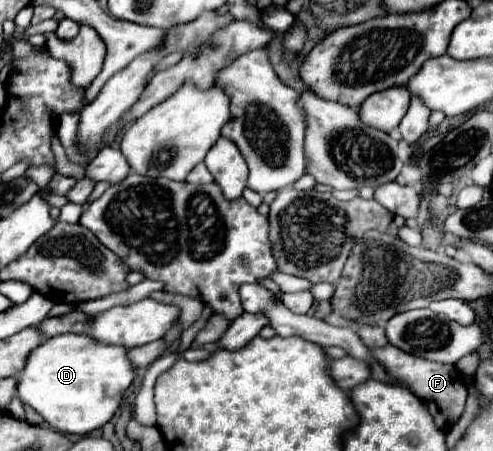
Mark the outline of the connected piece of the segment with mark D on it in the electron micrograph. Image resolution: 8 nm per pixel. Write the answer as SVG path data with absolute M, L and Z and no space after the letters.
M57 335L51 339L45 339L37 349L33 349L27 355L25 367L21 369L17 379L17 395L19 399L29 405L33 411L37 411L43 421L61 433L75 433L75 435L87 435L93 429L103 427L119 409L119 403L123 399L125 389L135 379L135 373L131 369L131 363L127 361L127 349L119 345L99 345L91 341L87 335Z

